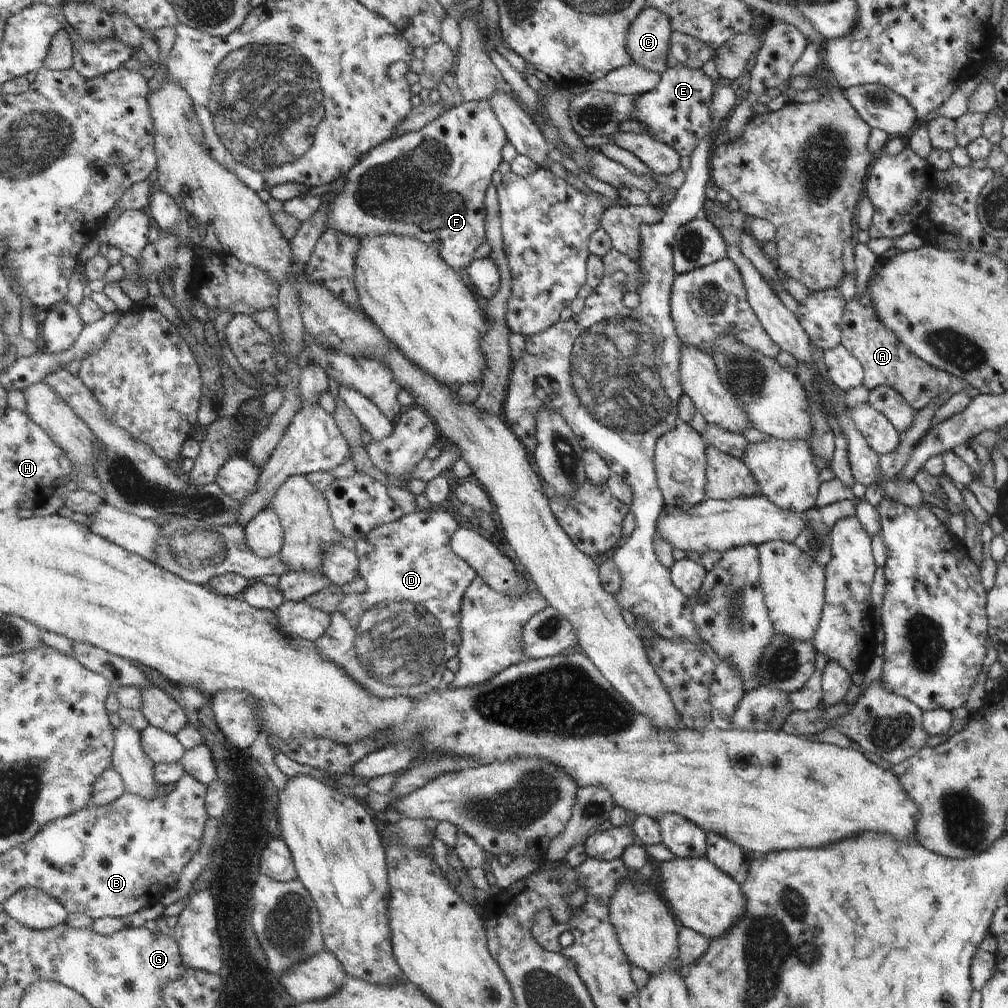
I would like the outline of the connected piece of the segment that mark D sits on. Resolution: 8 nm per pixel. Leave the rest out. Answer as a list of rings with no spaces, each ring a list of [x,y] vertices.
[[[423,510],[413,512],[401,517],[398,521],[386,524],[372,530],[367,536],[355,542],[354,552],[359,557],[359,574],[365,582],[369,583],[367,592],[346,594],[341,601],[340,609],[331,615],[331,626],[328,631],[315,643],[320,653],[335,661],[344,668],[363,688],[371,691],[382,699],[390,699],[403,695],[404,697],[419,698],[435,689],[444,688],[443,672],[447,672],[447,664],[458,656],[463,644],[461,619],[462,600],[465,598],[466,590],[471,586],[478,572],[462,557],[457,556],[451,546],[452,535],[459,530],[459,522],[454,518],[454,513],[447,510],[432,511]]]

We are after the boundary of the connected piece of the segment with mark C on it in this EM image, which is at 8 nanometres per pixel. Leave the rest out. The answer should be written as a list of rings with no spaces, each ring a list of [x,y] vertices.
[[[647,7],[631,23],[626,52],[638,65],[662,75],[669,70],[667,54],[673,33],[670,17],[660,10]]]

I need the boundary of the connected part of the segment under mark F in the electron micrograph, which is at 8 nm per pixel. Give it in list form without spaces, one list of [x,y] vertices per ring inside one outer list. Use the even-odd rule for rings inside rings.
[[[490,100],[463,102],[445,111],[418,131],[382,142],[369,151],[346,176],[341,193],[330,205],[331,222],[341,232],[358,237],[394,234],[415,237],[435,246],[456,271],[469,268],[475,250],[487,243],[486,192],[493,174],[503,164],[503,146],[510,142]]]

